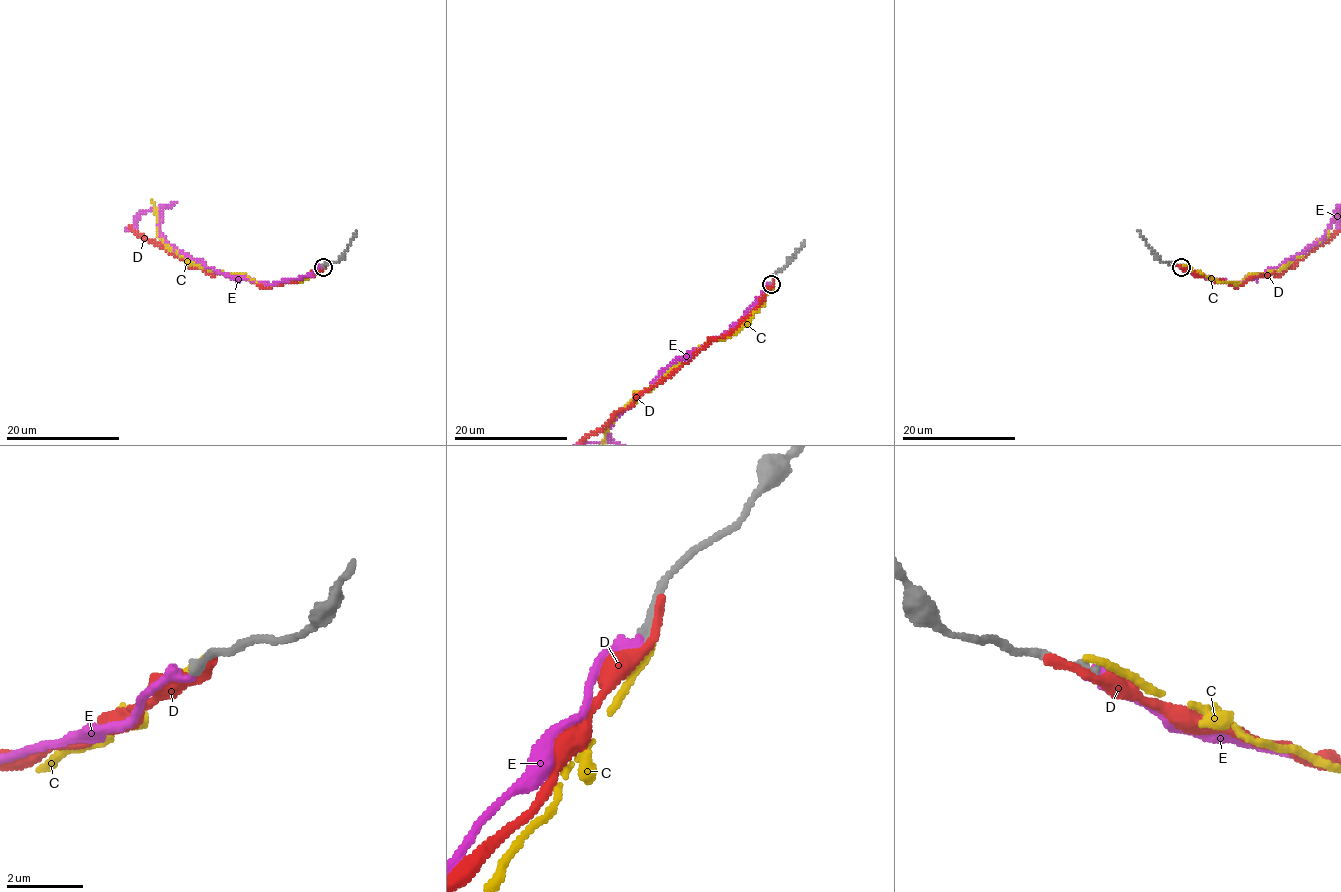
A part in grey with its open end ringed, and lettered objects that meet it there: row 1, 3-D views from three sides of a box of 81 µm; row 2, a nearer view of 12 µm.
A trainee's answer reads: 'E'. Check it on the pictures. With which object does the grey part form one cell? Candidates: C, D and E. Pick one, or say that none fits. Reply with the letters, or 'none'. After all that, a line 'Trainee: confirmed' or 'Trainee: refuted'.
E
Trainee: confirmed

